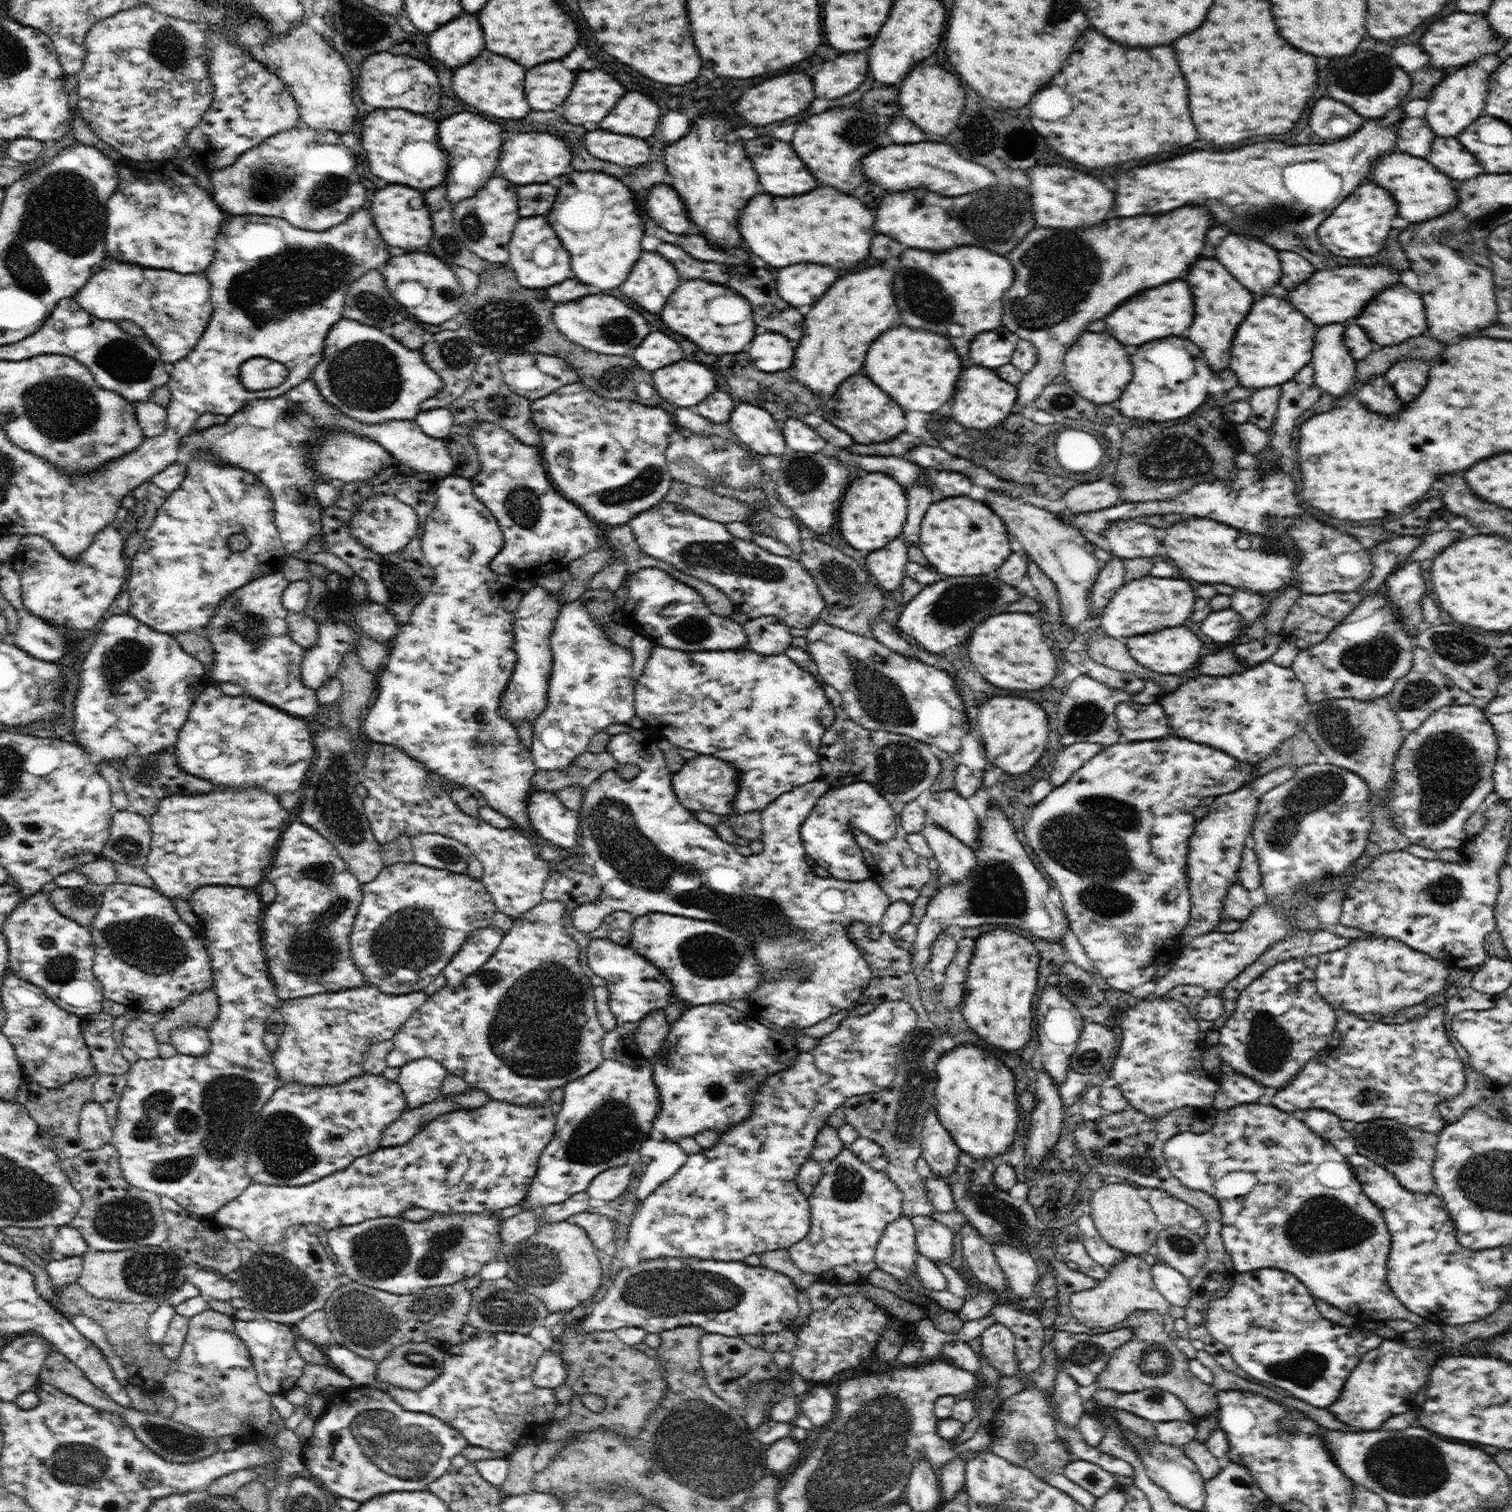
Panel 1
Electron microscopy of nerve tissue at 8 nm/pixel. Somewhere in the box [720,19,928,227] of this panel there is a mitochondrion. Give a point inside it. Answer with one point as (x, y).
(863, 134)

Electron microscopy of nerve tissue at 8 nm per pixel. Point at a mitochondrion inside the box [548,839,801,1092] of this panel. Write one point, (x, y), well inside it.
(705, 956)

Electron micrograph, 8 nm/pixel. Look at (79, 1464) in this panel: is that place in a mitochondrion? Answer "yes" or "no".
yes

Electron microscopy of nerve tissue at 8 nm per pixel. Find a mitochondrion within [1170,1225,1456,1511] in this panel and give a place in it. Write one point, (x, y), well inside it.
(1407, 1465)

